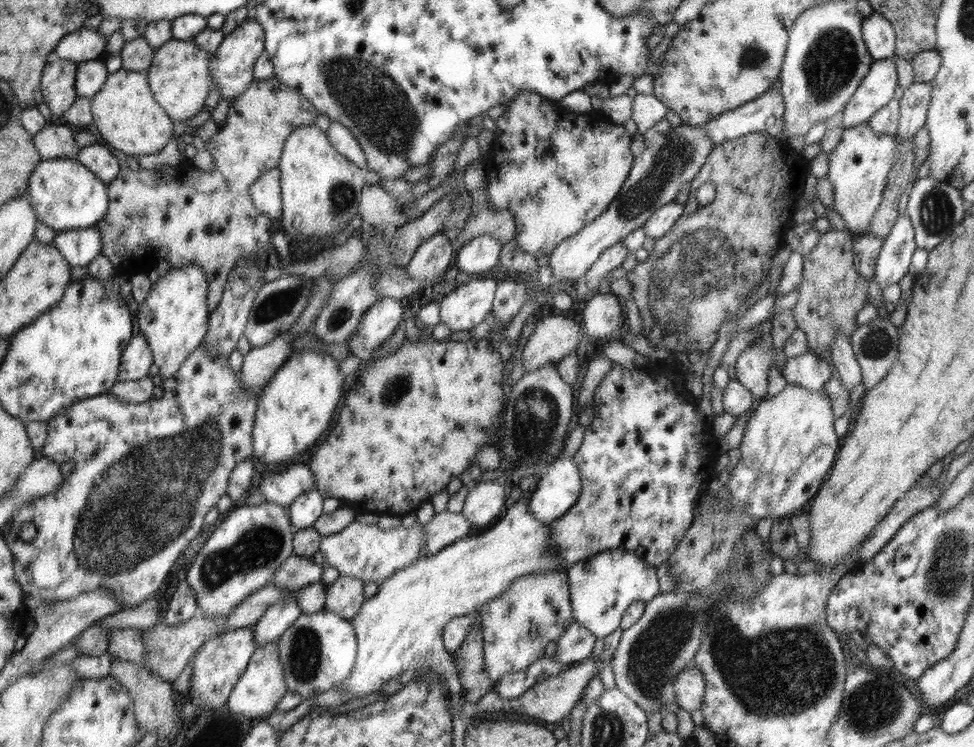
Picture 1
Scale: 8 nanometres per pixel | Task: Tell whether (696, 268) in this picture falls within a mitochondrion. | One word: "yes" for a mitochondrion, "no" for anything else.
yes

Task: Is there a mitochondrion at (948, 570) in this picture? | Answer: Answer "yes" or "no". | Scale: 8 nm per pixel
yes

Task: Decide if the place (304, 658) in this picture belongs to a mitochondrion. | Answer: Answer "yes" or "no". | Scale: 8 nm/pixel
yes

